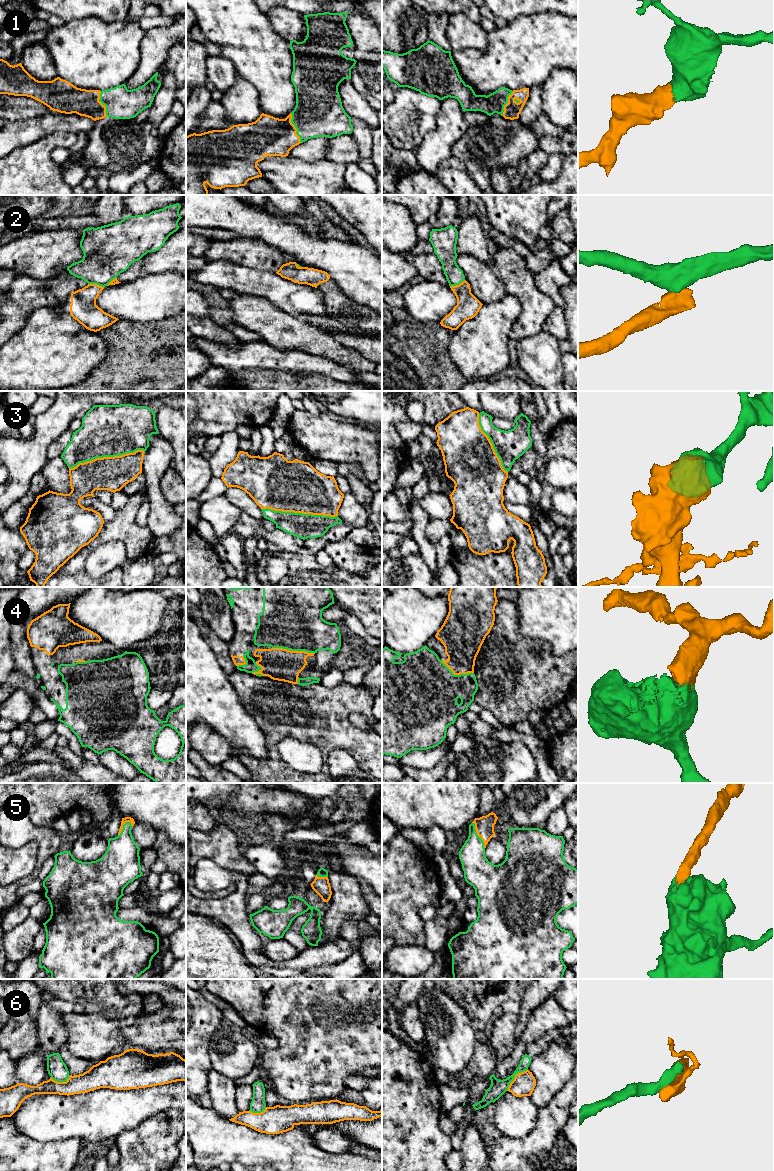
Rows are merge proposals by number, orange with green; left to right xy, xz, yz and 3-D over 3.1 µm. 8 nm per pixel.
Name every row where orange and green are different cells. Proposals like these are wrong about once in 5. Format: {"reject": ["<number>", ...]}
{"reject": ["2", "6"]}

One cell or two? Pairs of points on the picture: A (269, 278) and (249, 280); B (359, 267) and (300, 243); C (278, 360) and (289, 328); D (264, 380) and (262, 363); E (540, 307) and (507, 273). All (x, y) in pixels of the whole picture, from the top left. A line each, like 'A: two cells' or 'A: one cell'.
A: one cell
B: one cell
C: two cells
D: two cells
E: one cell

